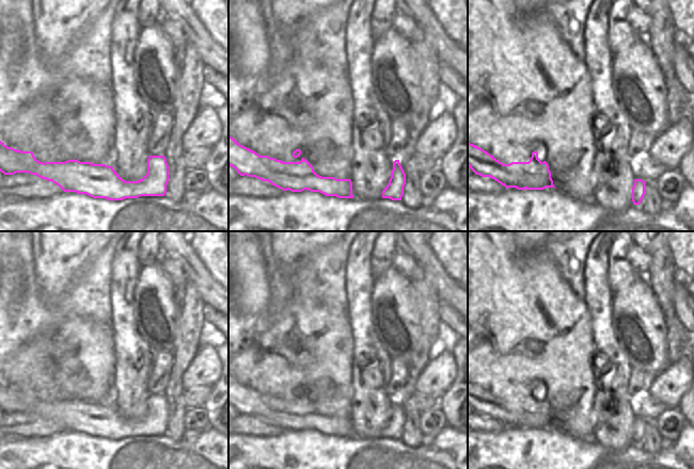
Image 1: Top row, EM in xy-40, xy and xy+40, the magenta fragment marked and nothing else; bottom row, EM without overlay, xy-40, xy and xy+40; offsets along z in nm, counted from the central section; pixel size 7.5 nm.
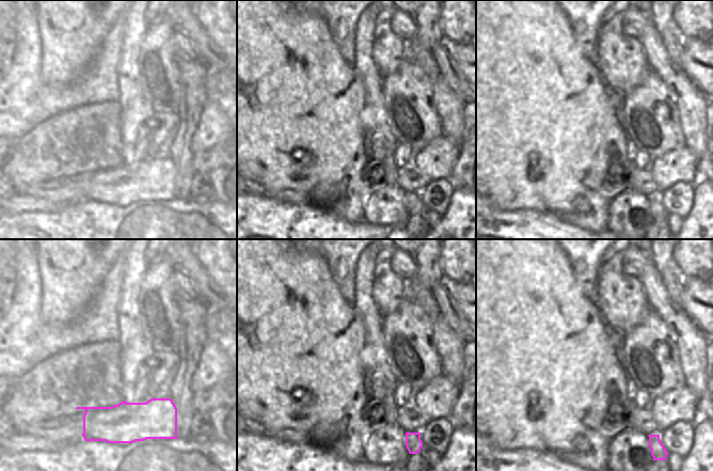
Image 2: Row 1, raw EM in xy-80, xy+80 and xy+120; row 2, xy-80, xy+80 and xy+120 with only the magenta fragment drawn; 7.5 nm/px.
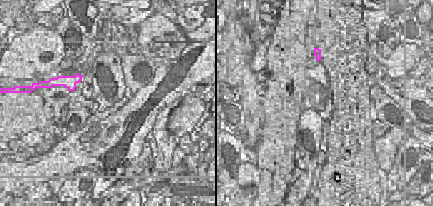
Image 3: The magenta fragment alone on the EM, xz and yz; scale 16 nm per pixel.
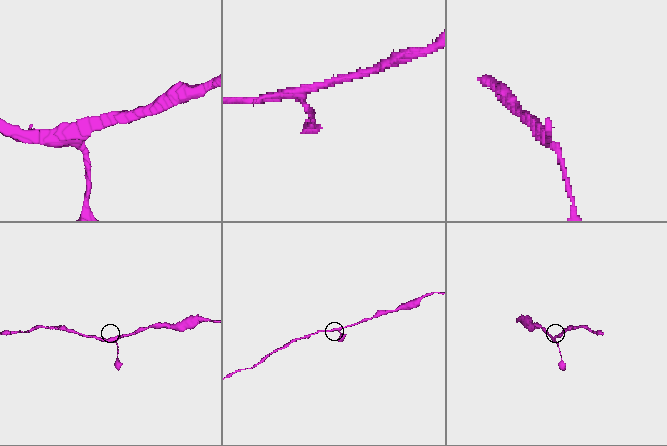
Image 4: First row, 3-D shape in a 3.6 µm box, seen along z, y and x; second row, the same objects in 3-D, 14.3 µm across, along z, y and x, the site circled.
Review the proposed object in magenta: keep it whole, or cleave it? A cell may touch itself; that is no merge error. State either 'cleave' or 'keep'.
keep

